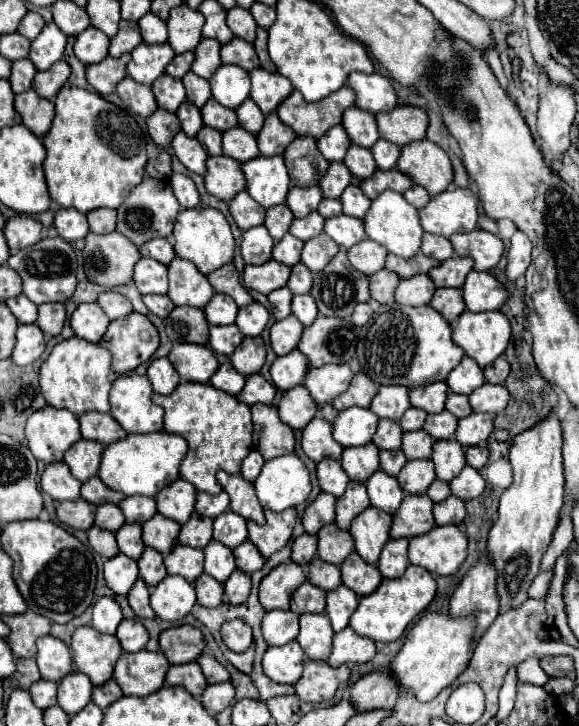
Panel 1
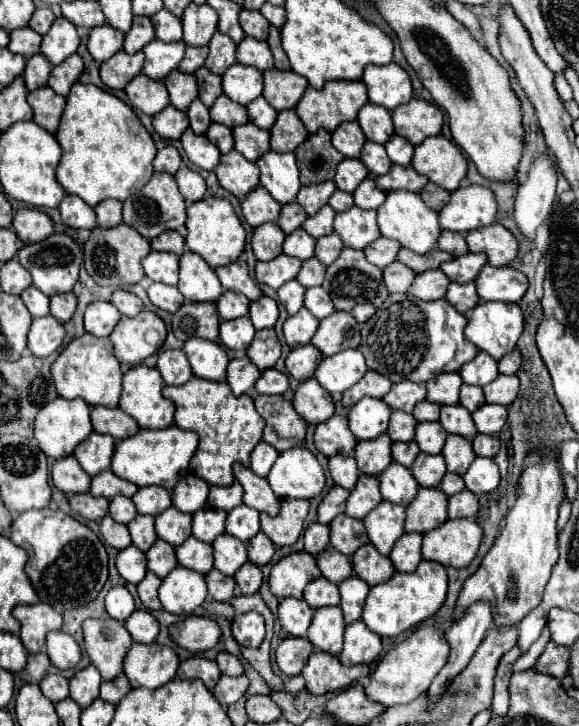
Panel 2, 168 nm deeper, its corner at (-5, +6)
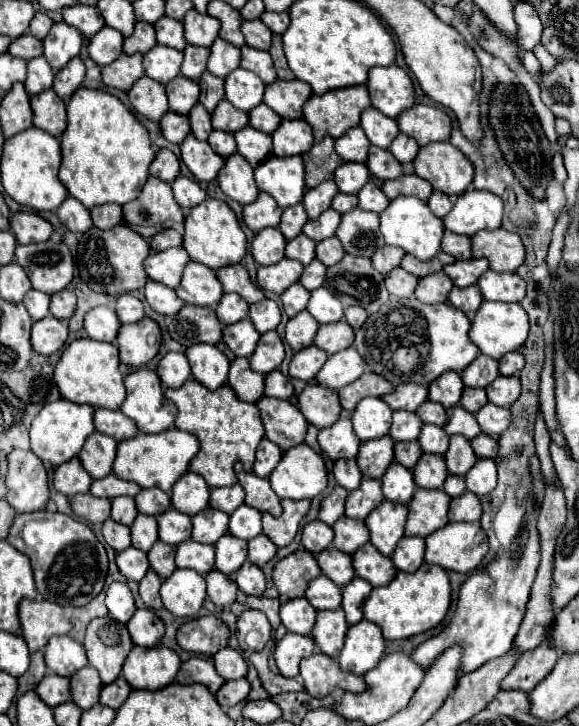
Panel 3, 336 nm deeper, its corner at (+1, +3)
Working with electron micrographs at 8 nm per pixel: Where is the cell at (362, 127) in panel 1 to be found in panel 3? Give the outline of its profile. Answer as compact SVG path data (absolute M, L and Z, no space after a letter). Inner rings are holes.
M369 107L361 115L361 127L367 133L367 139L383 149L389 149L393 139L399 135L399 125L395 119L383 115L381 111Z

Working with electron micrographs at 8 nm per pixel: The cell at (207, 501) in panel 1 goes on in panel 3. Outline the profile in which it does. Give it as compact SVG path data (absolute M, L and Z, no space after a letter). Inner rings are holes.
M237 483L237 485L231 485L231 487L211 489L209 505L211 505L213 509L221 510L230 515L243 501L245 501L245 491L243 491L241 485Z

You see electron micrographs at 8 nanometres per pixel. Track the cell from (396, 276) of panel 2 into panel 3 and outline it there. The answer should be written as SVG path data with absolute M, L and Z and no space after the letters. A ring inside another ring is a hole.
M397 267L393 269L387 277L385 277L385 285L387 285L387 291L395 297L411 297L415 293L415 287L417 287L417 281L419 277L407 273L405 269Z

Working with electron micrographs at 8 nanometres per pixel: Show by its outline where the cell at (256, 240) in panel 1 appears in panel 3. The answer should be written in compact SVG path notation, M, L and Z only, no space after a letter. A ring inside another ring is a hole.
M275 227L261 229L251 243L251 253L253 253L257 265L279 263L285 257L285 243L287 241L279 229L275 229Z

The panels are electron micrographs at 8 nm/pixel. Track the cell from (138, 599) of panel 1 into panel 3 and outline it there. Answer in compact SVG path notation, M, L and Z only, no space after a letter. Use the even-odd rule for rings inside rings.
M149 571L143 577L143 581L139 583L139 595L141 595L141 599L145 601L147 607L151 607L155 611L163 607L161 605L161 597L159 597L159 587L161 587L161 579L153 571Z

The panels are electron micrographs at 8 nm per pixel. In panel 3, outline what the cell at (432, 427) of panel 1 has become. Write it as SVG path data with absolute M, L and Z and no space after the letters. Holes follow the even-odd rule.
M461 405L447 409L447 423L443 425L447 435L463 435L467 439L473 439L481 433L481 427L477 425L477 419L473 413L465 411Z

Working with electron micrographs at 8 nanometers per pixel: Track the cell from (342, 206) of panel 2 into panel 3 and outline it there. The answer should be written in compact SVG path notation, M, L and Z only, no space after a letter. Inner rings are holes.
M337 193L335 199L333 199L333 205L331 205L335 211L339 213L347 213L351 209L357 207L357 195L345 195L345 193Z

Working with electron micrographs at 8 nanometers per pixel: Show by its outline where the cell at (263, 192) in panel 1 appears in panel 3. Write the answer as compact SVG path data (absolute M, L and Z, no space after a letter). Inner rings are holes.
M301 155L267 157L255 169L257 187L269 193L281 209L297 205L305 193L305 165Z

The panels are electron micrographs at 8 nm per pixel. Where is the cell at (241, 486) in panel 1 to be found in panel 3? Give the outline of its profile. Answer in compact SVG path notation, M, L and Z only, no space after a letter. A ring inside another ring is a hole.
M241 463L235 465L235 473L237 473L237 479L239 479L241 487L247 493L247 497L245 497L247 505L251 505L259 511L269 511L273 517L279 517L283 513L281 499L271 489L269 479L261 479L255 473L247 473Z

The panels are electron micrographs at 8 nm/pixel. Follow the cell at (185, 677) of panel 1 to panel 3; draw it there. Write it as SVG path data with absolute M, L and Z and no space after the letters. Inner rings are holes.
M193 657L185 663L181 663L181 669L177 673L177 681L179 683L203 683L209 687L211 693L217 693L217 689L225 683L225 679L221 675L217 675L215 665L211 659L199 659Z

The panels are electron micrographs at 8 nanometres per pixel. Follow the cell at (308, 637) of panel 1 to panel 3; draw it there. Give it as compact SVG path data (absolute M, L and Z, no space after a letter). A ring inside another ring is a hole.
M341 607L335 611L317 611L317 621L311 637L315 639L315 645L321 653L337 659L343 649L347 629L349 625L345 621L345 613L341 613Z

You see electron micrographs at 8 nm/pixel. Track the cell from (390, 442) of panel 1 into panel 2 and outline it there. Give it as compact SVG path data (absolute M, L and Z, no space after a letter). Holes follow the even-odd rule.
M395 410L395 412L391 414L387 434L389 434L389 438L391 438L393 442L397 442L397 440L409 442L409 440L413 440L413 436L415 436L415 424L417 424L417 420L413 418L413 414Z

